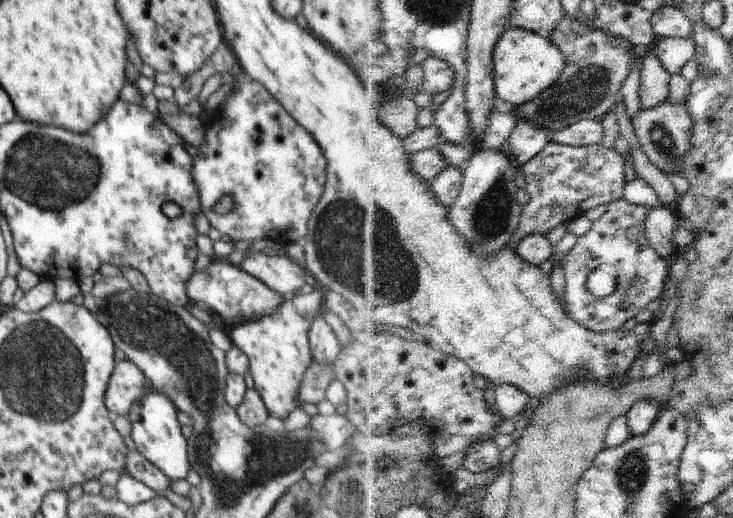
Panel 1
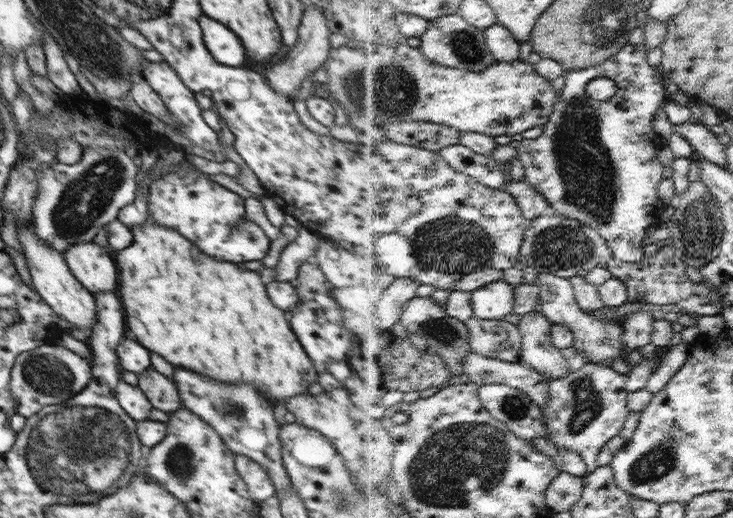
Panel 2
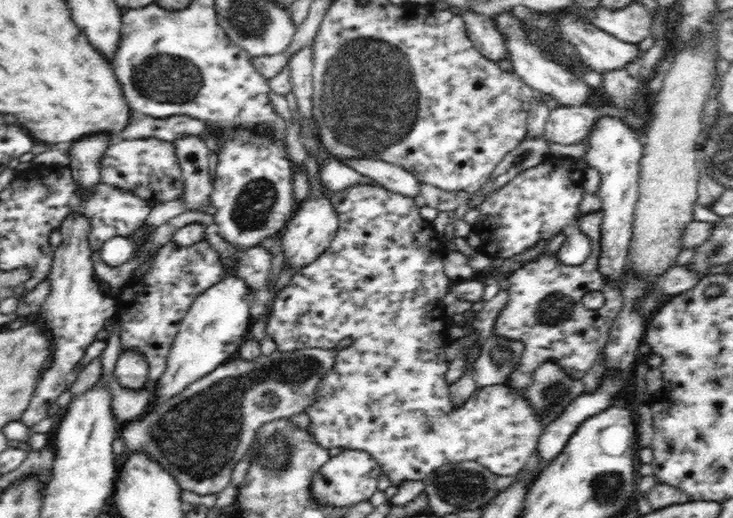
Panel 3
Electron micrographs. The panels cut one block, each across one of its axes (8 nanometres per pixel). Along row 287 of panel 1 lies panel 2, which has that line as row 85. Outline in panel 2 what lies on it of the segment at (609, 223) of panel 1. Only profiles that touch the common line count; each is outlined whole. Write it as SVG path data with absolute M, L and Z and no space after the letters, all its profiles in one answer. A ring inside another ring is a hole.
M630 42L603 65L568 72L566 86L560 92L560 102L545 124L543 134L537 138L523 139L518 148L518 158L526 170L526 181L546 195L551 209L559 215L579 220L599 230L620 261L635 263L646 260L644 242L648 230L662 224L660 216L668 208L660 198L660 184L666 180L664 164L658 156L640 156L658 154L662 148L662 139L652 140L648 136L658 136L652 120L656 120L658 110L666 102L666 97L670 96L664 88L666 83L666 76L660 67L650 64L648 45L645 42L640 45ZM604 76L618 82L618 92L611 100L594 100L588 94L588 84Z

